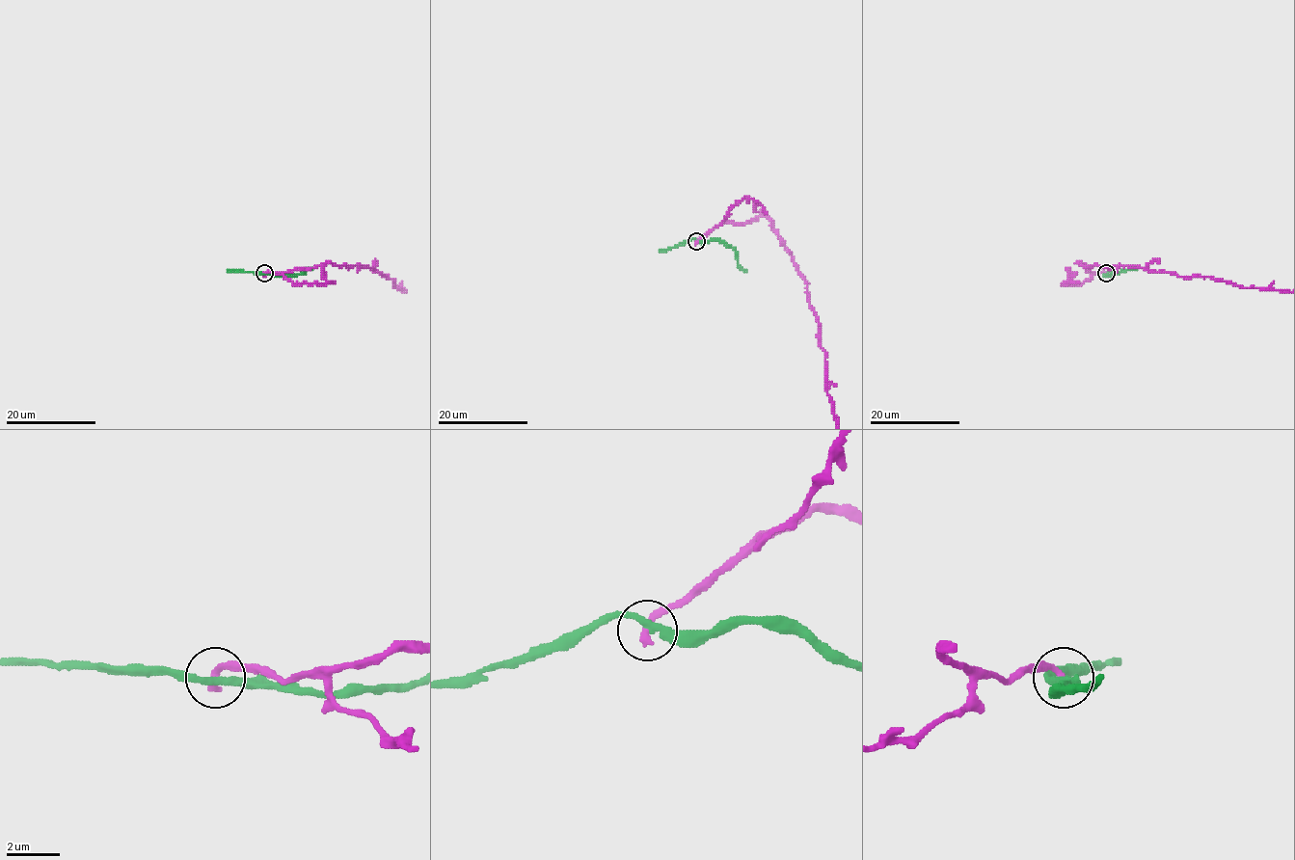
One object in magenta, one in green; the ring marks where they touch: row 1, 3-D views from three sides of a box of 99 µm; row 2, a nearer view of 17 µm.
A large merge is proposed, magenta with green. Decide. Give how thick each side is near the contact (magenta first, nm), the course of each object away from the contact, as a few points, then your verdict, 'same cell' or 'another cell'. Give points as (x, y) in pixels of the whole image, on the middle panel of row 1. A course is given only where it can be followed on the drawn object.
320 nm thick on the magenta side, 280 nm on the other; magenta runs (697, 241), (725, 221), (742, 225), (765, 215), (806, 284); green runs (697, 241), (722, 240), (734, 249), (738, 264), (746, 271); another cell

